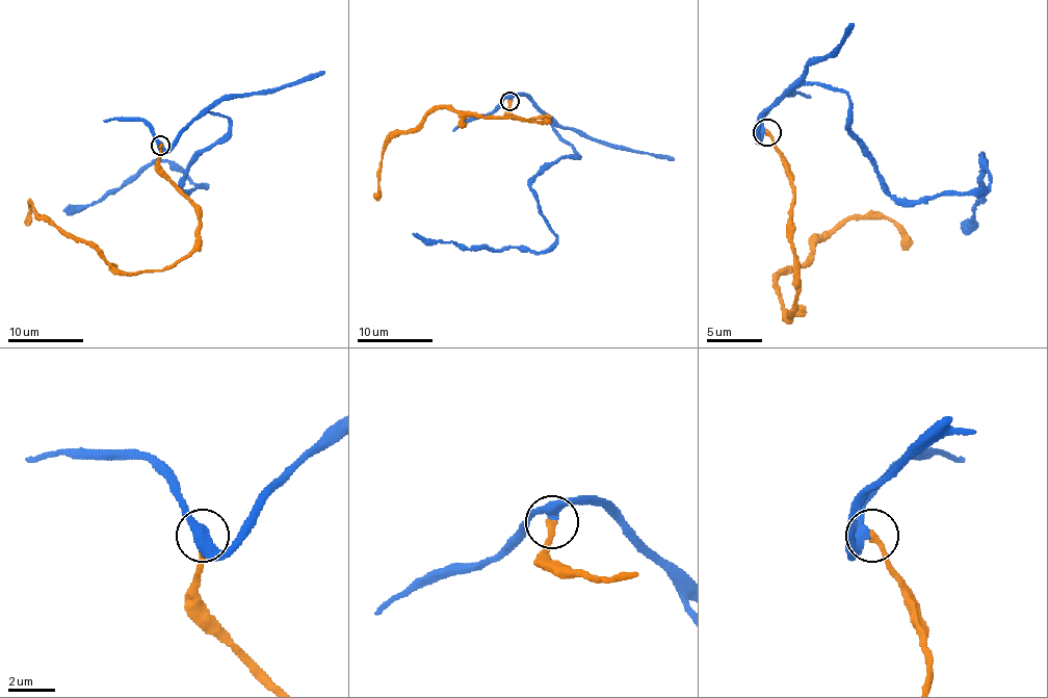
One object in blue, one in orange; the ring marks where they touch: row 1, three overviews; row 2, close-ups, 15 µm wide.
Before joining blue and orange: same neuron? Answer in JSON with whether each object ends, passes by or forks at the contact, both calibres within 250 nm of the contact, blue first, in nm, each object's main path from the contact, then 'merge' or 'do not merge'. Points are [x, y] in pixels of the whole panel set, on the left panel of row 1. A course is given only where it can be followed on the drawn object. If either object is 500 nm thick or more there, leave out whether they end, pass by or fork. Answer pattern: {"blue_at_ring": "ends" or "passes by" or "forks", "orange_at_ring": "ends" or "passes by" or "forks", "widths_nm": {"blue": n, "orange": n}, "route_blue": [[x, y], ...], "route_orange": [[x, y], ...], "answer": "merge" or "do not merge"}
{"blue_at_ring": "passes by", "orange_at_ring": "ends", "widths_nm": {"blue": 440, "orange": 280}, "route_blue": [[161, 146], [168, 150], [197, 115], [230, 121], [182, 185], [207, 187], [152, 161], [63, 210]], "route_orange": [[161, 146], [161, 173], [199, 216], [199, 244], [171, 265], [118, 272], [31, 205], [26, 226]], "answer": "merge"}

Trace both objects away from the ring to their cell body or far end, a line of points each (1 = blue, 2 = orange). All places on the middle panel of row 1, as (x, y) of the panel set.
1: (511, 100), (525, 96), (579, 157), (550, 162), (531, 183), (556, 240), (541, 252), (522, 252), (413, 233)
2: (511, 101), (511, 112), (522, 119), (548, 119), (436, 107), (415, 128), (398, 132), (381, 157), (375, 197)

